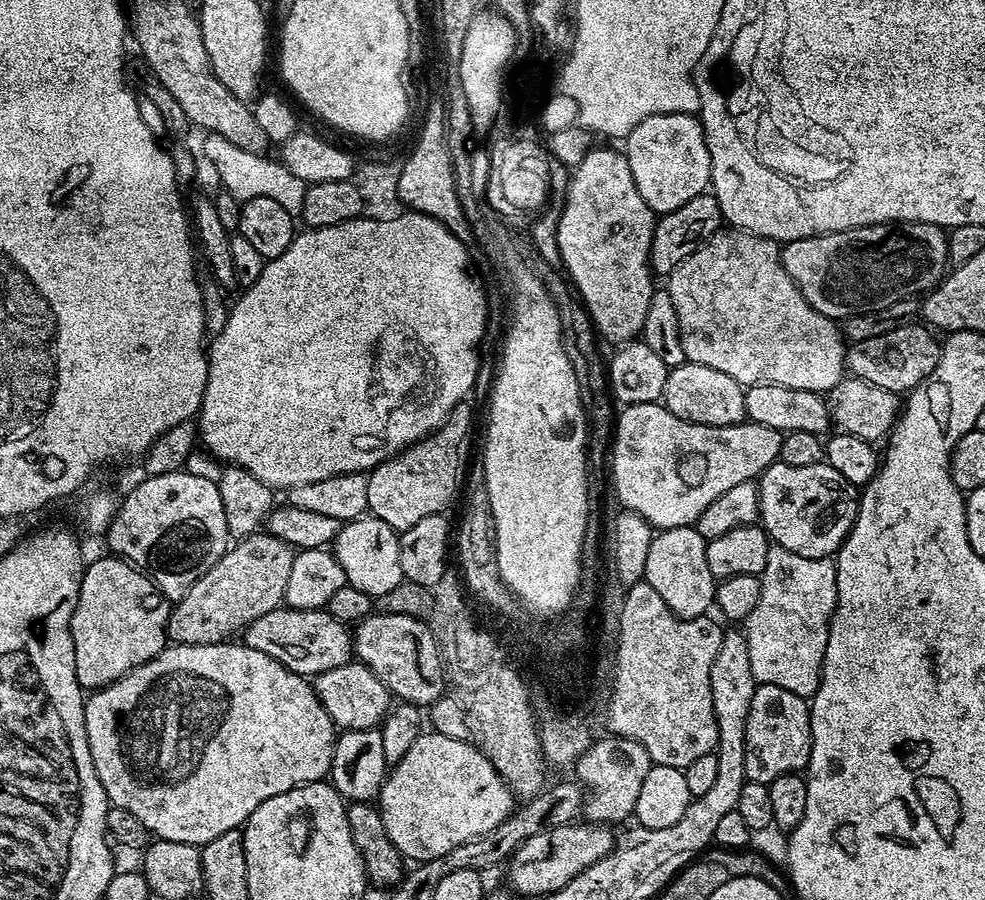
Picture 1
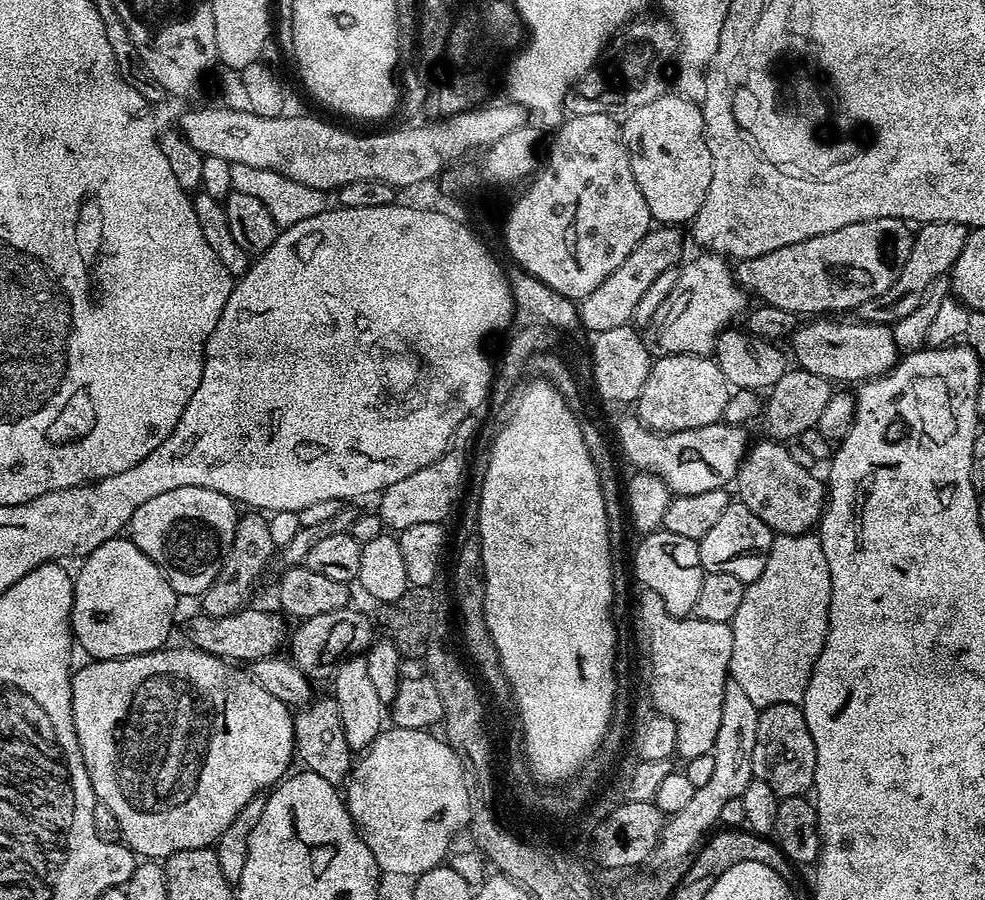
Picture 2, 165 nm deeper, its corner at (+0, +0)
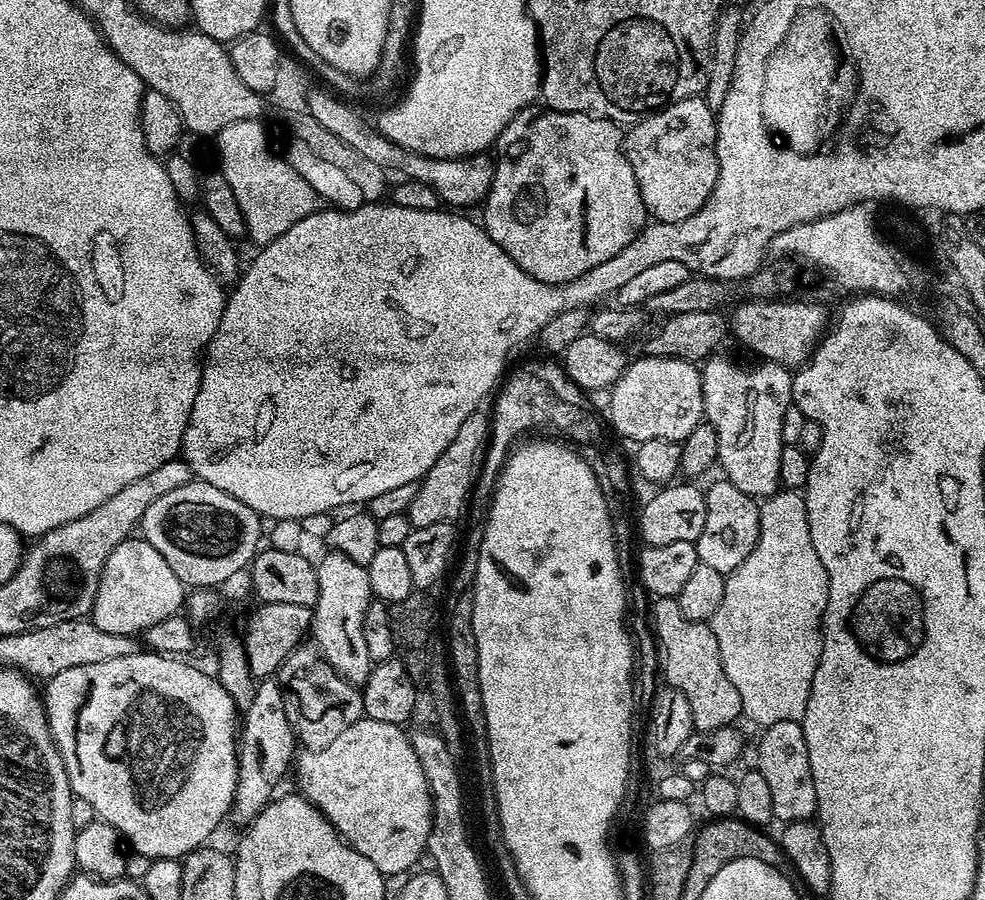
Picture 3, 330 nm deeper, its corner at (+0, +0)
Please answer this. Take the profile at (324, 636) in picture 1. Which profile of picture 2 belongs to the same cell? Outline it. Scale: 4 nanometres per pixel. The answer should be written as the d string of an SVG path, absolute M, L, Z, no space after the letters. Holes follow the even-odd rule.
M249 606L225 616L192 616L184 624L184 632L188 635L187 643L206 654L229 662L251 662L275 656L281 651L283 644L285 647L290 628L289 625L284 625L283 619L285 617L279 611L267 612L264 608Z

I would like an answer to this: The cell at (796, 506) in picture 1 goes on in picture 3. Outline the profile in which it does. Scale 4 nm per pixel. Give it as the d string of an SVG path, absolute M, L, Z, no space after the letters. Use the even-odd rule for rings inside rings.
M713 354L703 361L700 377L702 378L702 398L704 399L704 414L707 423L716 429L718 434L718 454L716 459L719 467L724 467L723 475L734 486L738 486L738 490L742 490L742 494L753 498L767 498L776 495L780 488L780 459L782 458L782 450L784 449L784 439L782 438L782 418L784 411L793 404L792 402L792 378L793 373L789 369L784 368L781 364L769 364L767 362L756 362L760 364L739 364L736 360L731 360L728 356L720 356L721 354Z

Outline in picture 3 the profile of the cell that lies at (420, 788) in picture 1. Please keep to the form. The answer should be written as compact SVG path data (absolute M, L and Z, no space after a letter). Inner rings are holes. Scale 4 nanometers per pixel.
M367 718L363 720L353 720L347 726L340 729L330 743L323 746L313 747L311 750L304 750L295 757L294 760L294 776L296 772L296 784L299 795L304 796L314 807L320 810L320 813L326 817L330 823L336 827L348 845L354 850L358 850L358 854L362 854L362 858L370 858L370 862L374 862L374 866L378 866L378 870L383 876L390 874L398 874L399 871L412 870L417 867L416 859L421 855L425 855L428 847L428 835L432 829L432 795L430 794L430 786L426 774L422 774L422 762L418 762L418 754L414 754L414 746L410 739L409 733L398 724L390 722L374 722Z

